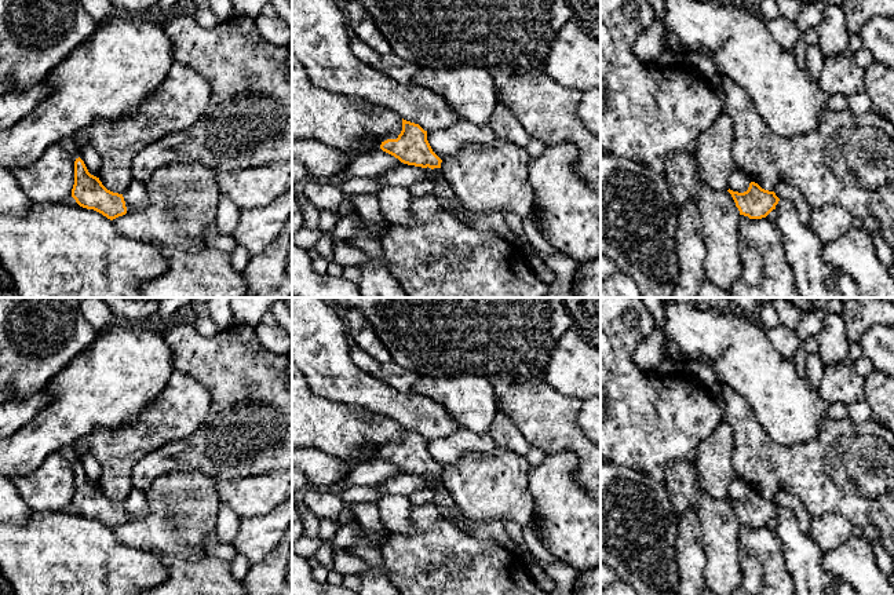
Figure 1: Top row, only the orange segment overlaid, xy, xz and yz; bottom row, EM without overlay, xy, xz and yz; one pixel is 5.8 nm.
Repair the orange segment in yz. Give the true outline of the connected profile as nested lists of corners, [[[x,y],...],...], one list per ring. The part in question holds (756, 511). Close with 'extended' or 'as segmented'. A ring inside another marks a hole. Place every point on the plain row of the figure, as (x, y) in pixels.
[[[751,490],[748,499],[744,501],[730,497],[727,500],[731,503],[740,523],[748,525],[749,528],[766,526],[776,518],[780,510],[774,500],[765,499],[755,490]]]; as segmented

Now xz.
[[[402,427],[402,439],[398,446],[382,450],[380,457],[404,472],[437,479],[439,483],[433,490],[433,504],[456,528],[482,540],[495,540],[514,555],[521,555],[519,547],[507,536],[503,522],[472,521],[457,510],[449,492],[442,485],[442,468],[433,460],[427,449],[427,439],[419,432]]]; extended

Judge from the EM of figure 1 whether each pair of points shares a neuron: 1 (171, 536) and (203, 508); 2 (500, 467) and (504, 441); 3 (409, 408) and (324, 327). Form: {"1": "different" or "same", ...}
{"1": "same", "2": "different", "3": "same"}

